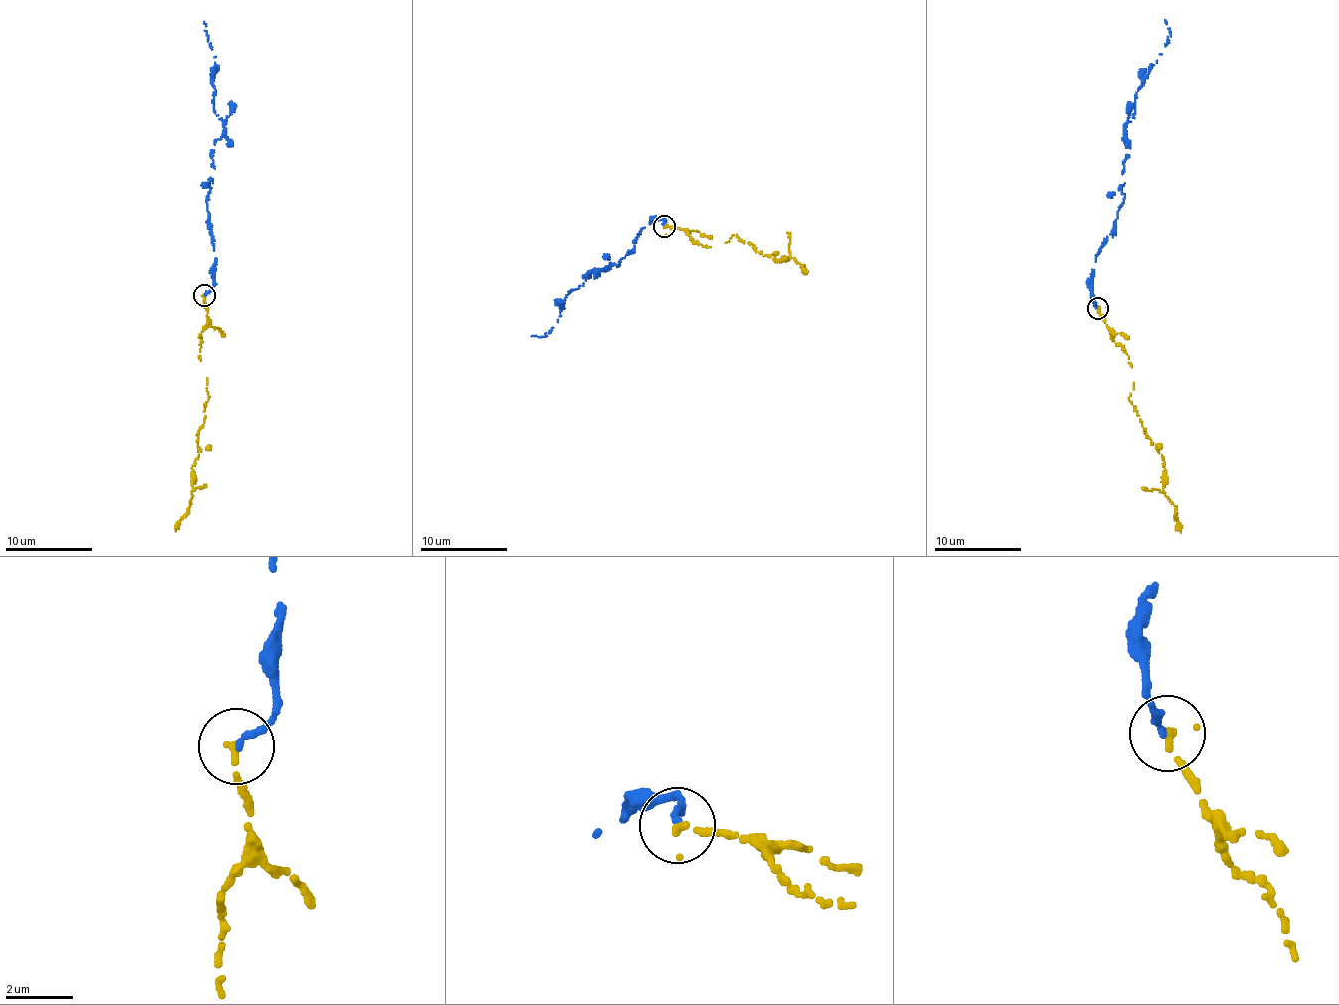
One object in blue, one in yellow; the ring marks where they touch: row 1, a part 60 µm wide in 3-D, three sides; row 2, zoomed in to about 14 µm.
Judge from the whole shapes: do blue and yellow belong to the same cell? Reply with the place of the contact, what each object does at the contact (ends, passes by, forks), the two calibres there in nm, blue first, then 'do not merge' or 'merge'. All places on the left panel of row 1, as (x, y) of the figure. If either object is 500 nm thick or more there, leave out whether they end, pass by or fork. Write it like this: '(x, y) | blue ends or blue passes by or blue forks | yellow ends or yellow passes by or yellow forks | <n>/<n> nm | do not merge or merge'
(204, 295) | blue ends | yellow ends | 240/200 nm | merge

